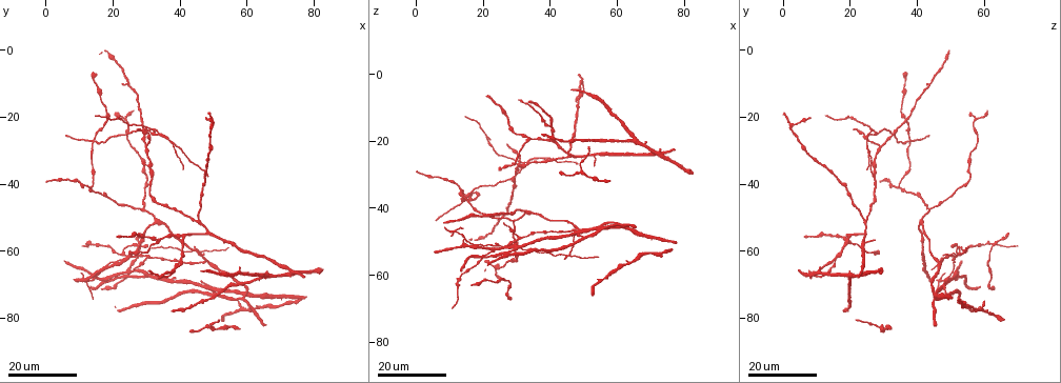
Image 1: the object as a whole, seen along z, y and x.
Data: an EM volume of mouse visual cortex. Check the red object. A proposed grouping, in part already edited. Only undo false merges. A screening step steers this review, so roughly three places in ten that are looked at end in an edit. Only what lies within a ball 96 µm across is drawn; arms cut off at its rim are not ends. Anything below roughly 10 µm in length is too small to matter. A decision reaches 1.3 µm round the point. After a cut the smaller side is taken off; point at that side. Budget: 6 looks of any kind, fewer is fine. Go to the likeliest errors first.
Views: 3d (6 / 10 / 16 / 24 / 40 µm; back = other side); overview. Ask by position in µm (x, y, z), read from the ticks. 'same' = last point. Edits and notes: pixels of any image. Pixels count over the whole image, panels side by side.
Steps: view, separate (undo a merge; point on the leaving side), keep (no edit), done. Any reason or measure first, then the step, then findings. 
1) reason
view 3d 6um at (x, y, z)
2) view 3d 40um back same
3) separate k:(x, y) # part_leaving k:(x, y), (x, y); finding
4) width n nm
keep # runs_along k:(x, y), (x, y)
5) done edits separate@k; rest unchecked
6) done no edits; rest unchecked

four arms meet
view 3d 24um at (14.5, 27.5, 37.5)

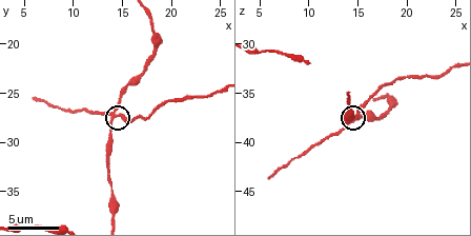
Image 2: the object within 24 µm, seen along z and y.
zoom in
view 3d 10um same

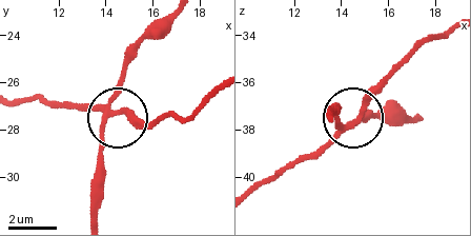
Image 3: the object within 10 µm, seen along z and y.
arms 4
separate 3:(82, 104) # part_leaving 3:(113, 112), (128, 112), (152, 124), (189, 116), (212, 94); a second neuron is stuck on

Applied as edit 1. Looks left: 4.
redraw
view overview

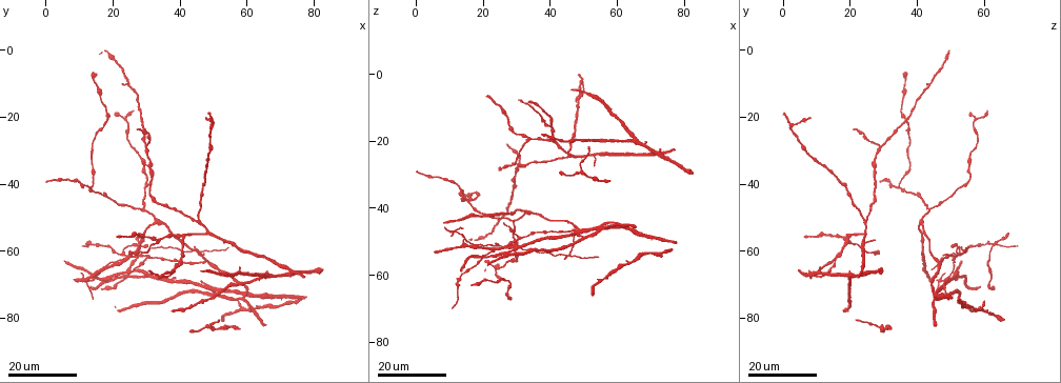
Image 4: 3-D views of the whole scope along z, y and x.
three-way junction
view 3d 24um at (40.5, 63.0, 15.0)

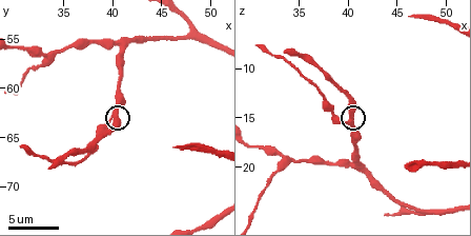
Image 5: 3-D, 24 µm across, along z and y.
closer look
view 3d 10um at (40.4, 62.6, 15.2)

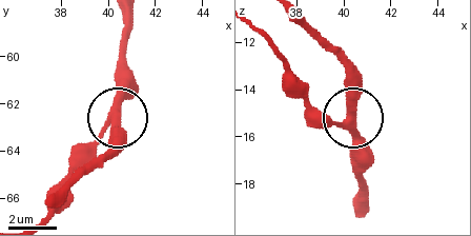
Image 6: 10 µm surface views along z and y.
arms 3
keep # all the same neuron

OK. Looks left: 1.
done edits separate@3; rest unchecked

